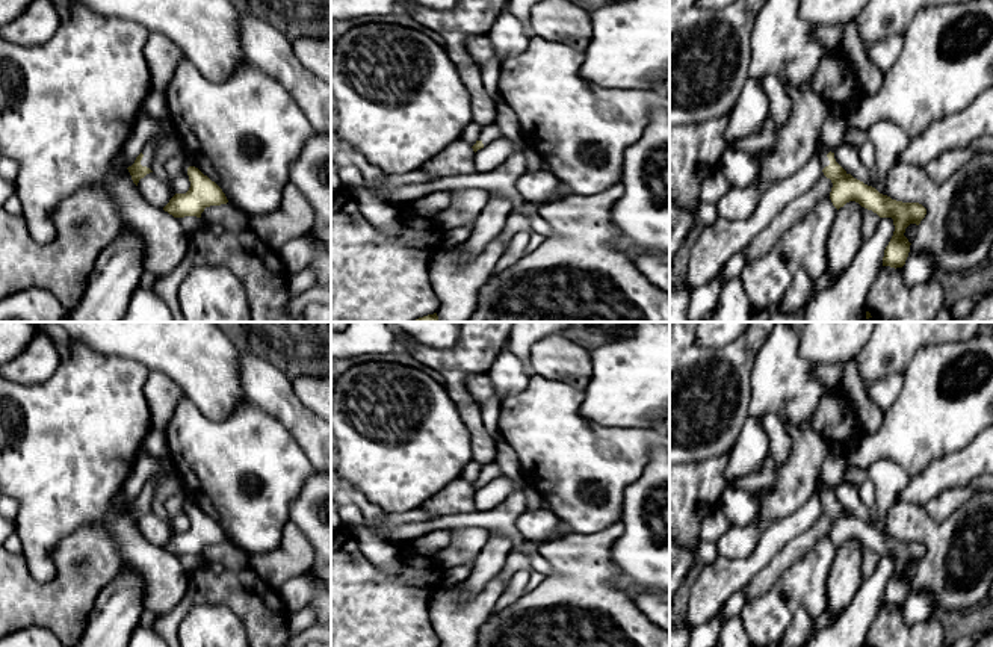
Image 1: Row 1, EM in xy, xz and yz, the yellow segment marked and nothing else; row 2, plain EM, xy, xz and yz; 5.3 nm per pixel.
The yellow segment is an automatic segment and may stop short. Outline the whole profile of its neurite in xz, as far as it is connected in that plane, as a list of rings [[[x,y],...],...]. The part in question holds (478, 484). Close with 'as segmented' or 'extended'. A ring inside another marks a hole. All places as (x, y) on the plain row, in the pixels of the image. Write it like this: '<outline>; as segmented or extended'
[[[496,463],[485,464],[482,466],[482,472],[472,487],[476,491],[478,488],[487,485],[488,482],[499,478],[500,475],[502,475],[502,470]]]; extended

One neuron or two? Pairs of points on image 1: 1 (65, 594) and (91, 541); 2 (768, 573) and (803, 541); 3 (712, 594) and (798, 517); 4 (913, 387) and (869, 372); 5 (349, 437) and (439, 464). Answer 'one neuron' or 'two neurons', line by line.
1: one neuron
2: one neuron
3: one neuron
4: two neurons
5: one neuron

